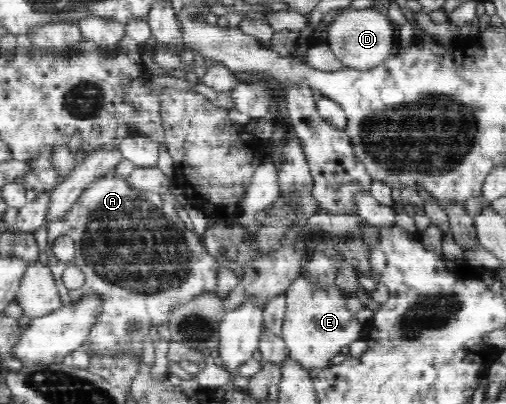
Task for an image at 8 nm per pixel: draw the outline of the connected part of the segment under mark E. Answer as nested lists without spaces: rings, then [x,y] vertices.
[[[297,276],[284,293],[287,307],[281,337],[287,346],[288,356],[307,372],[330,367],[330,360],[344,346],[363,337],[365,326],[346,307],[346,297],[340,290],[321,290],[311,286],[303,276]]]

